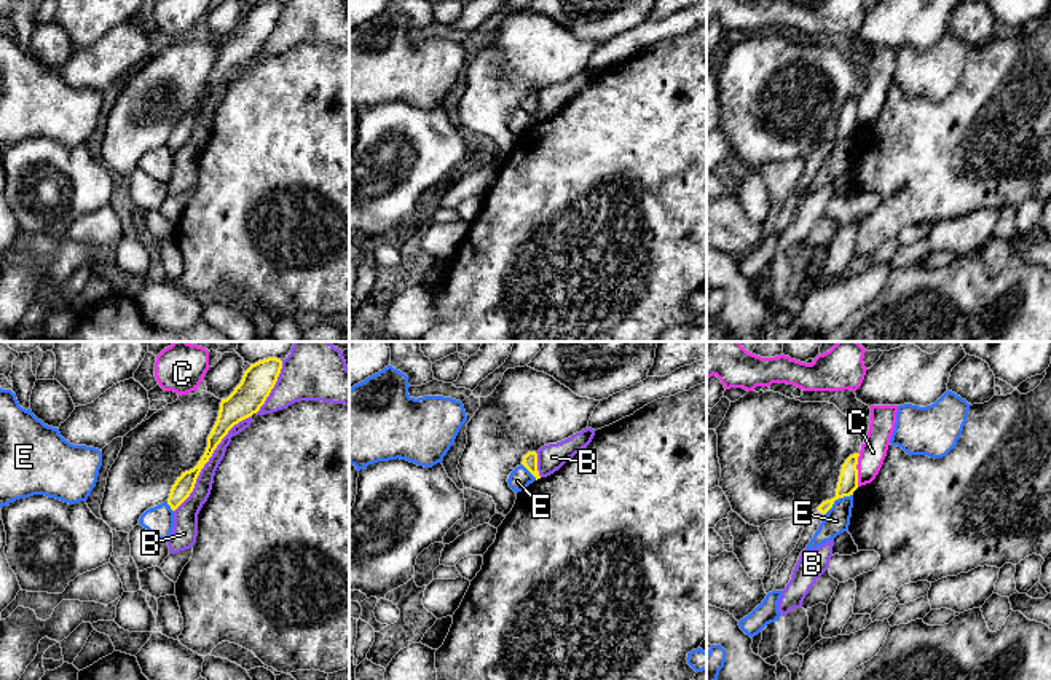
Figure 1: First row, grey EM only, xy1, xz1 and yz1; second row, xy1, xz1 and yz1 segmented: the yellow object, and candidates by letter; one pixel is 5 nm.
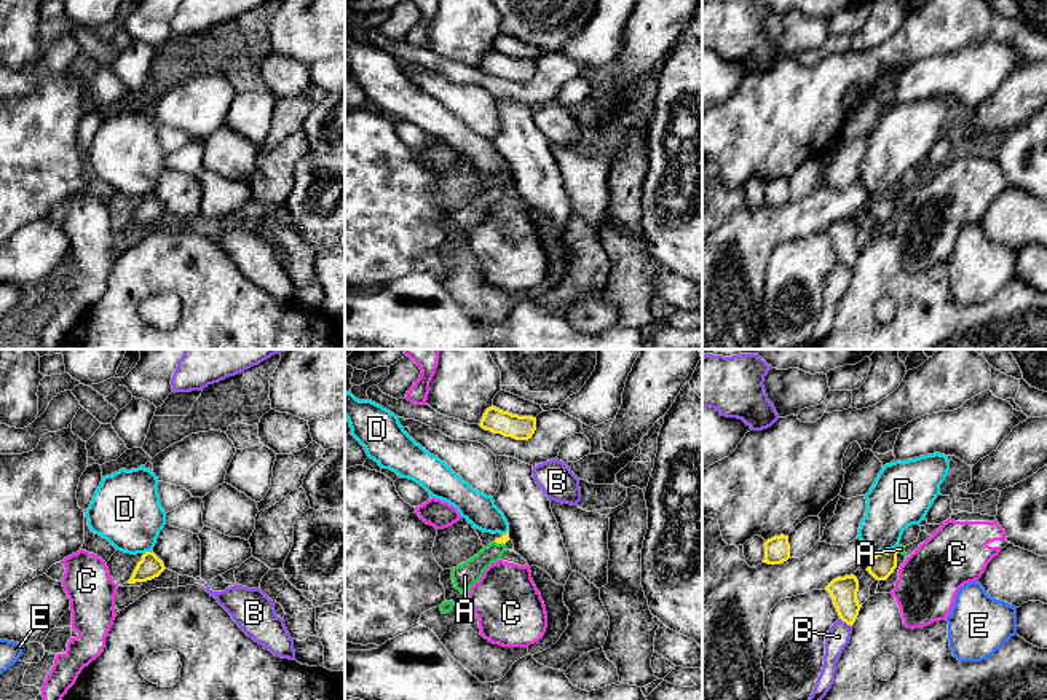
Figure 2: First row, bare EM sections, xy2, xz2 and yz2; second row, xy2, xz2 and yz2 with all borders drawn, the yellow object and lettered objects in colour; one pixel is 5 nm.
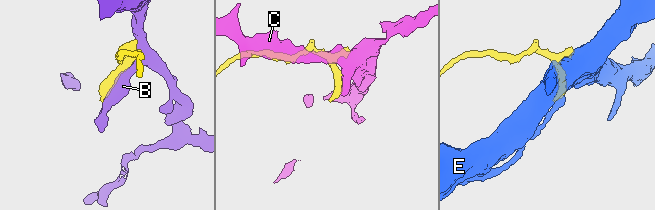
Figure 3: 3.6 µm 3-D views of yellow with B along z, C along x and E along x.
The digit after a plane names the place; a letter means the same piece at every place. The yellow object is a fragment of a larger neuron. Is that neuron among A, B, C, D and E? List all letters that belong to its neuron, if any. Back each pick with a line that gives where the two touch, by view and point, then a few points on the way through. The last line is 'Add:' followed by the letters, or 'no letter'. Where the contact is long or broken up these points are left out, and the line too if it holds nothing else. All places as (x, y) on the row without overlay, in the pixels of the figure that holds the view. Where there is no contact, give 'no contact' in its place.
A: xz2 (500, 185) | across xz2 (505, 180), (500, 185), (465, 219)
Add: A

